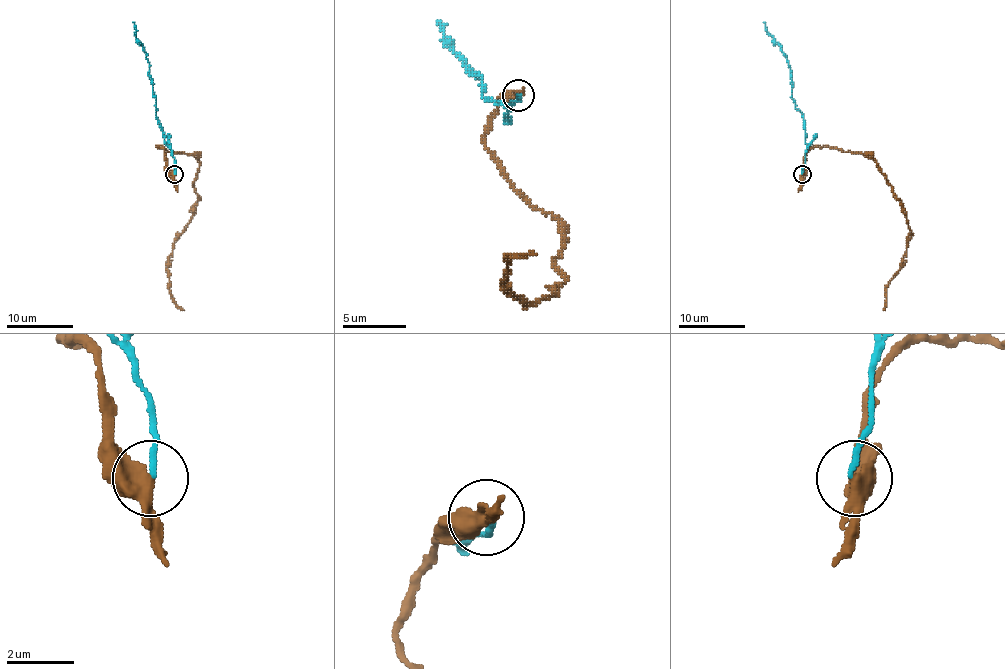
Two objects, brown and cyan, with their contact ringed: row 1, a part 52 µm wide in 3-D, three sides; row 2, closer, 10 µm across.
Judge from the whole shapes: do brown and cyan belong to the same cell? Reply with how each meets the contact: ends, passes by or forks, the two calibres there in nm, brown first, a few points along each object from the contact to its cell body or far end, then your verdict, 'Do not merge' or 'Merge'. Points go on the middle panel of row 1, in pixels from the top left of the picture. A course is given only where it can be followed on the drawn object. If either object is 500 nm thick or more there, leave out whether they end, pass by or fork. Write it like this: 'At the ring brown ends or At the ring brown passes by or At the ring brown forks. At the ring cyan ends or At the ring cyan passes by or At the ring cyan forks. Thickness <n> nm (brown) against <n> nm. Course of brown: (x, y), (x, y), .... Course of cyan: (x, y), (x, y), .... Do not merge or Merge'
At the ring brown passes by. At the ring cyan ends. Thickness 480 nm (brown) against 150 nm. Course of brown: (517, 94), (485, 149), (565, 238), (565, 280), (523, 302), (504, 286), (507, 258), (536, 254). Course of cyan: (517, 94), (517, 101), (488, 101), (479, 75), (443, 40), (437, 21). Do not merge

